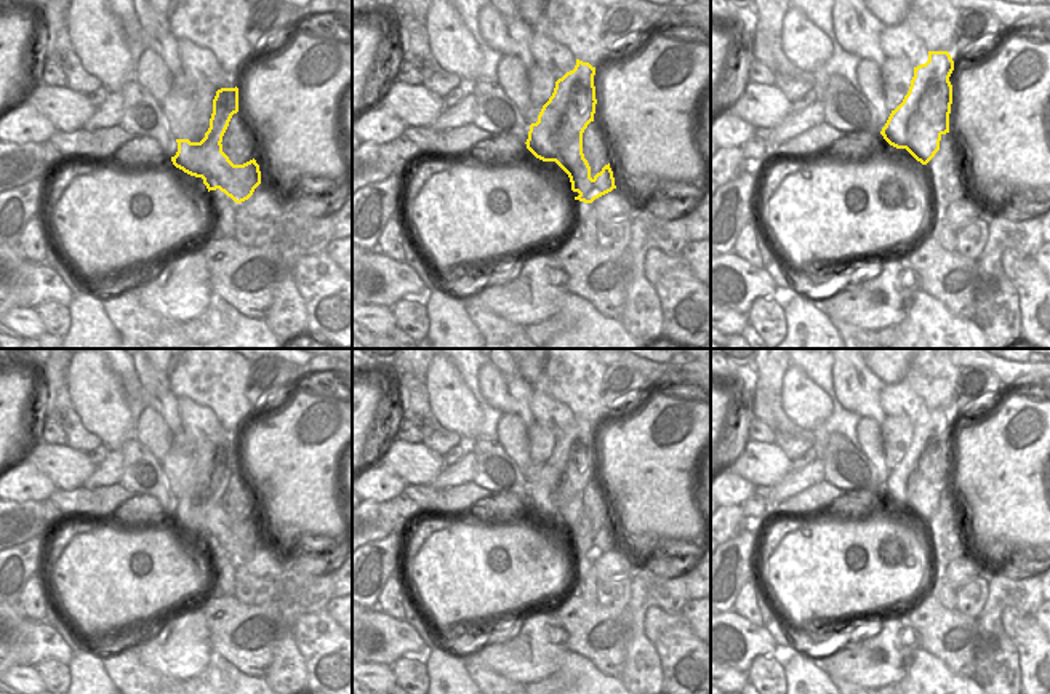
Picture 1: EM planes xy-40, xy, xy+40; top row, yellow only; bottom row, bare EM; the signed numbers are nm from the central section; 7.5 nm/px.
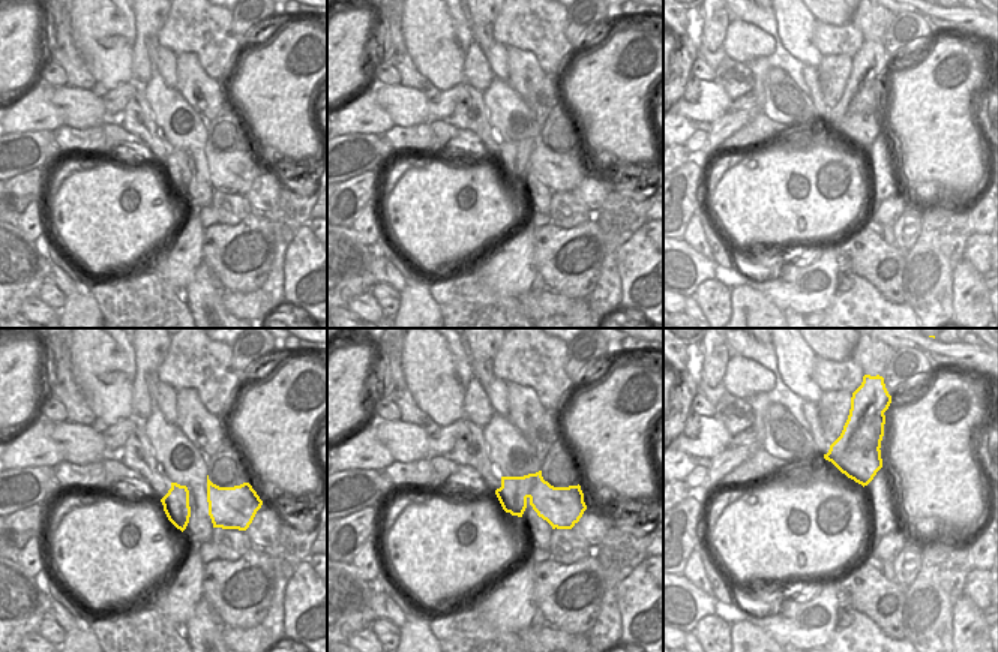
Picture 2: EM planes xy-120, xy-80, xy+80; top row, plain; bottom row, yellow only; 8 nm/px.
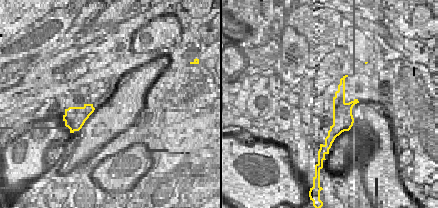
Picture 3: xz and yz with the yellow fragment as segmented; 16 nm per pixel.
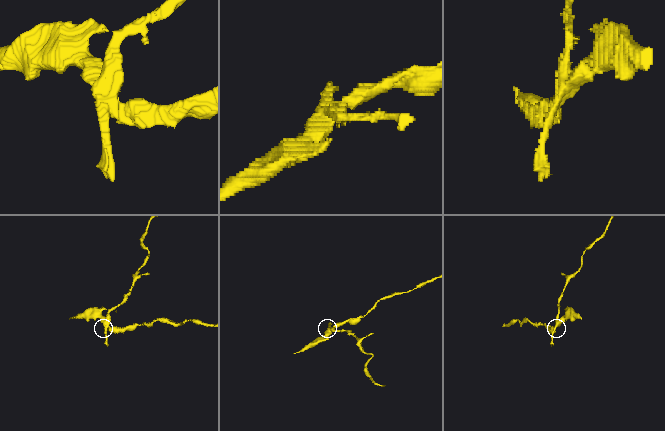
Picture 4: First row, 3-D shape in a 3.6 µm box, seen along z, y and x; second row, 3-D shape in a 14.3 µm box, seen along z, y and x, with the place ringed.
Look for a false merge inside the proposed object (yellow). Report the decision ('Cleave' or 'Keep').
Cleave.

